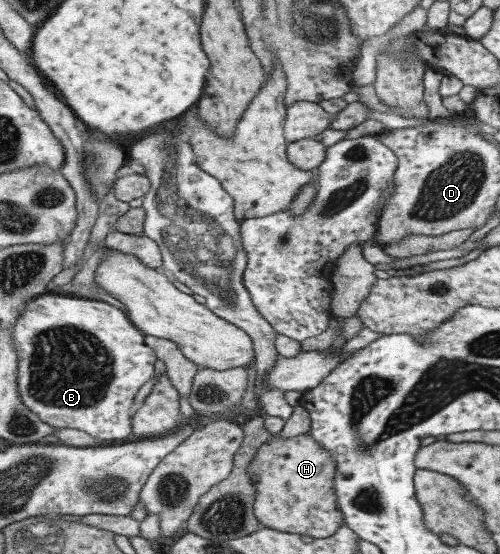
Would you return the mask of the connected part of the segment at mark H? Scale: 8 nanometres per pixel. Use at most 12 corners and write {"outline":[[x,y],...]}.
{"outline":[[309,434],[252,460],[257,519],[327,538],[337,462]]}

